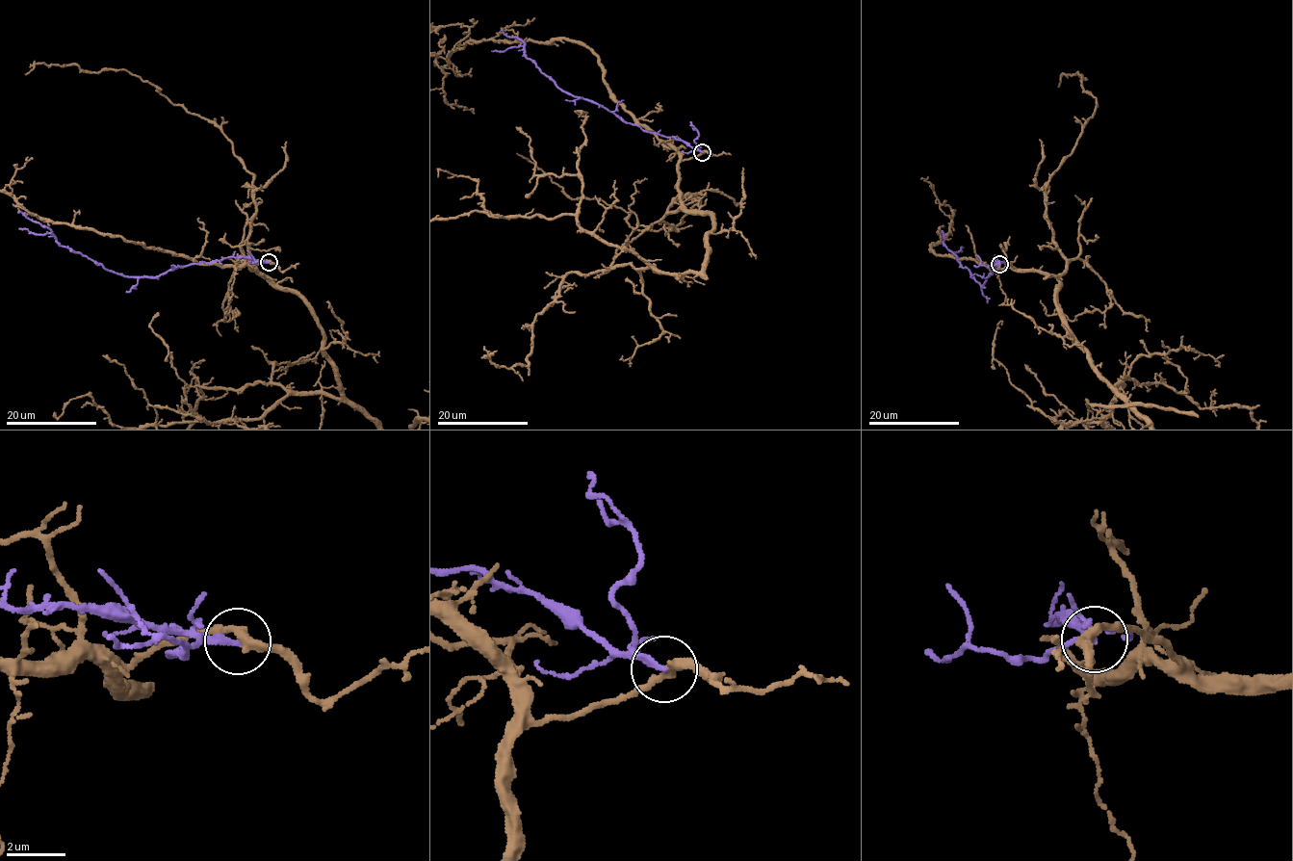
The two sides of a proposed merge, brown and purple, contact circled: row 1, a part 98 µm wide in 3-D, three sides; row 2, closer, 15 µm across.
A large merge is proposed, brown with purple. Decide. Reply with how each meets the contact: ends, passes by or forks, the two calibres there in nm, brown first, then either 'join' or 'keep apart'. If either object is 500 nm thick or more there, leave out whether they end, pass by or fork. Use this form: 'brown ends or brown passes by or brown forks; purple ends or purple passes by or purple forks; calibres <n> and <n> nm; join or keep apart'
brown passes by; purple ends; calibres 320 and 220 nm; keep apart

